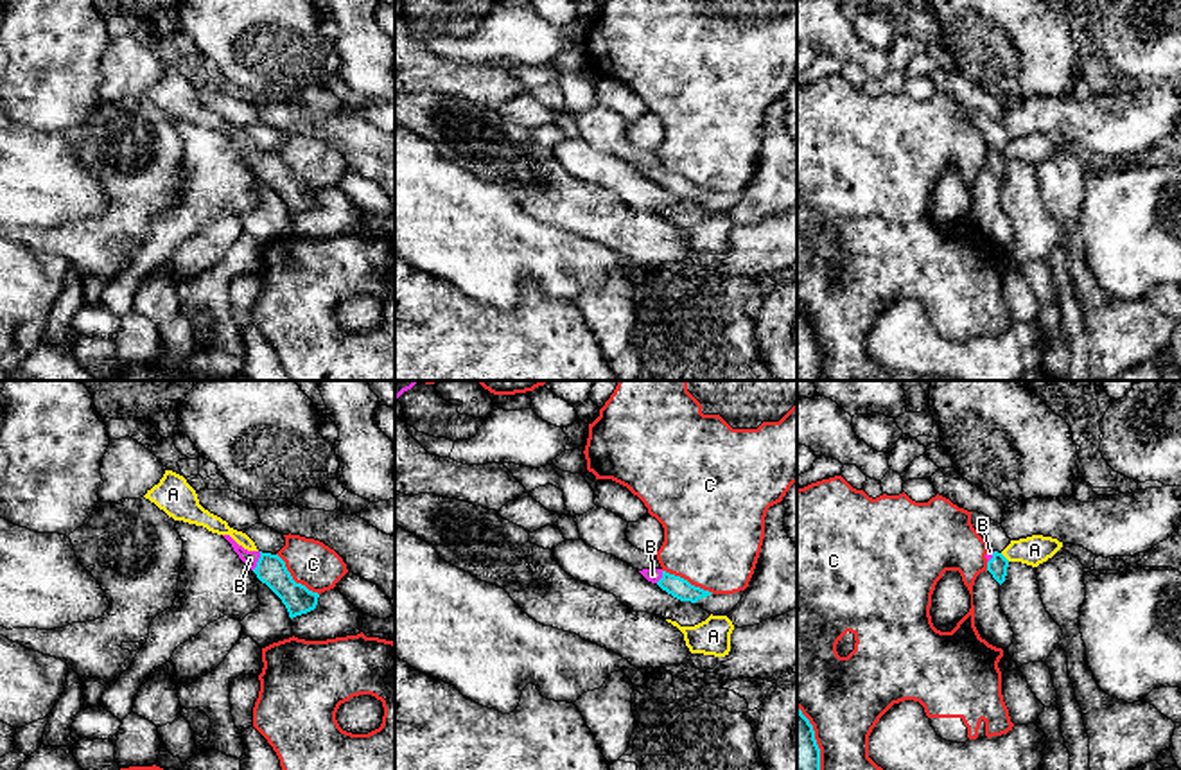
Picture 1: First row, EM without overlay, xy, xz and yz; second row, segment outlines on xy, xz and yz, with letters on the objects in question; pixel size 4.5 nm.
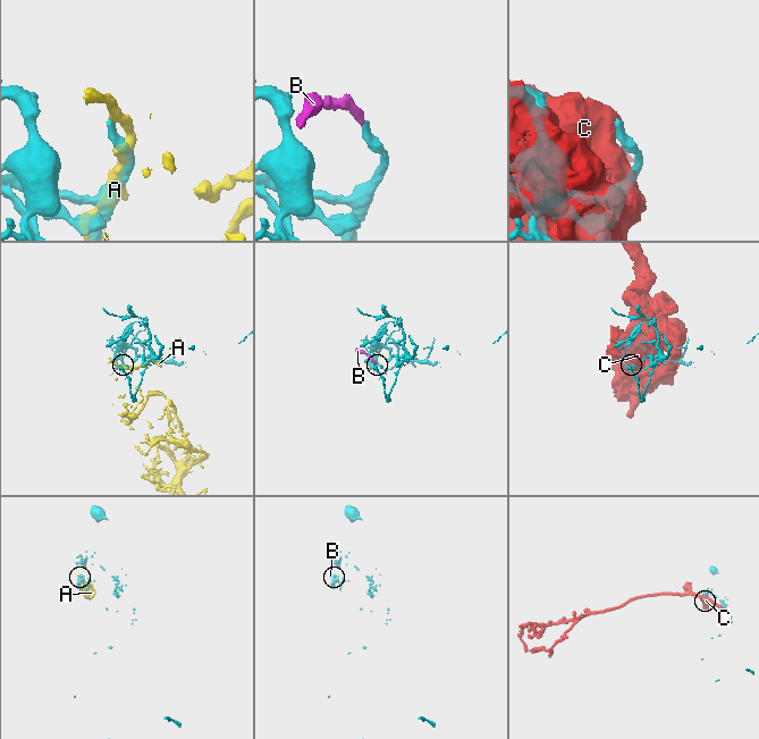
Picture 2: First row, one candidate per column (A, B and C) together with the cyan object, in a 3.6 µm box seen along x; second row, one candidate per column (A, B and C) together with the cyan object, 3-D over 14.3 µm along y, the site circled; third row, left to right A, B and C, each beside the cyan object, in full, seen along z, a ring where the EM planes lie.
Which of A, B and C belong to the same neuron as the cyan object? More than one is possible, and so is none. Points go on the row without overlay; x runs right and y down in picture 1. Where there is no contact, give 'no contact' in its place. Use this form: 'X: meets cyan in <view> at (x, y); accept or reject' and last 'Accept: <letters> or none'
A: meets cyan in yz at (1004, 155); reject
B: meets cyan in xy at (259, 158); accept
C: meets cyan in xy at (291, 176); reject
Accept: B

